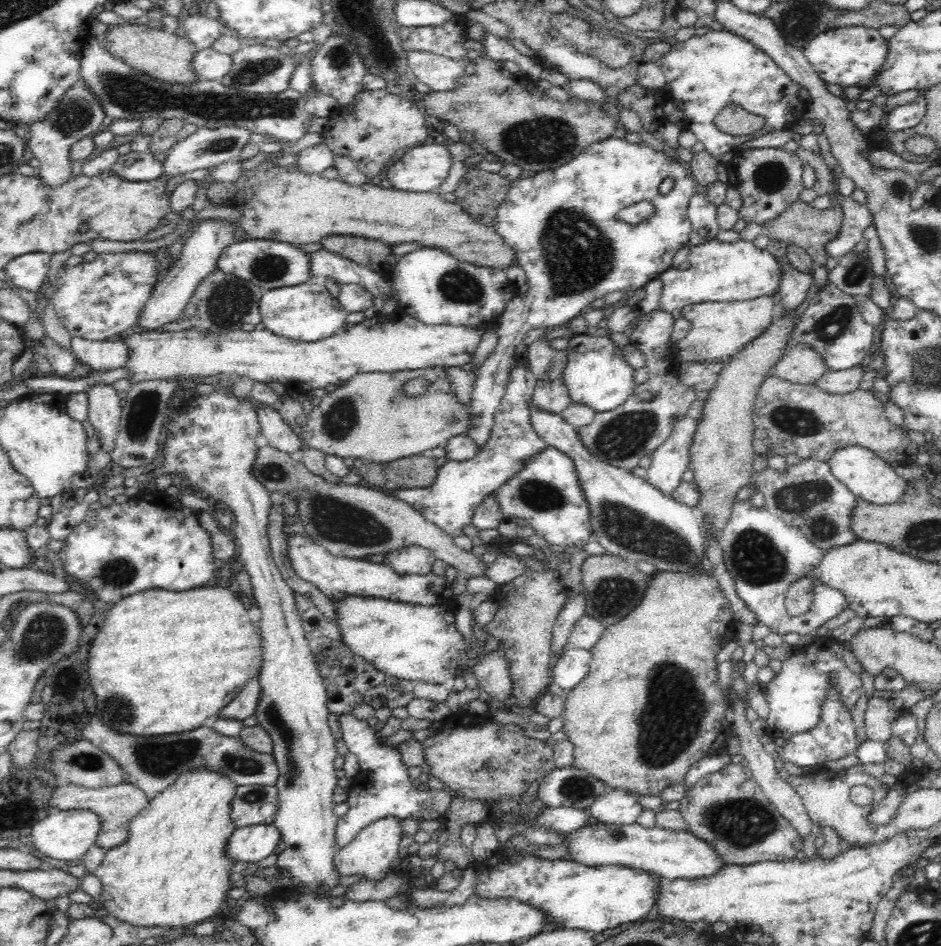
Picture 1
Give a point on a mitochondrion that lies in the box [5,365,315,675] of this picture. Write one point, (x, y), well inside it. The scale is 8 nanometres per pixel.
(44, 634)

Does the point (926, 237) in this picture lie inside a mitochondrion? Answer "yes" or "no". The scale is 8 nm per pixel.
yes

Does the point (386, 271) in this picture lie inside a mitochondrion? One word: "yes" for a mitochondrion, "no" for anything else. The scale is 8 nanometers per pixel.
no

